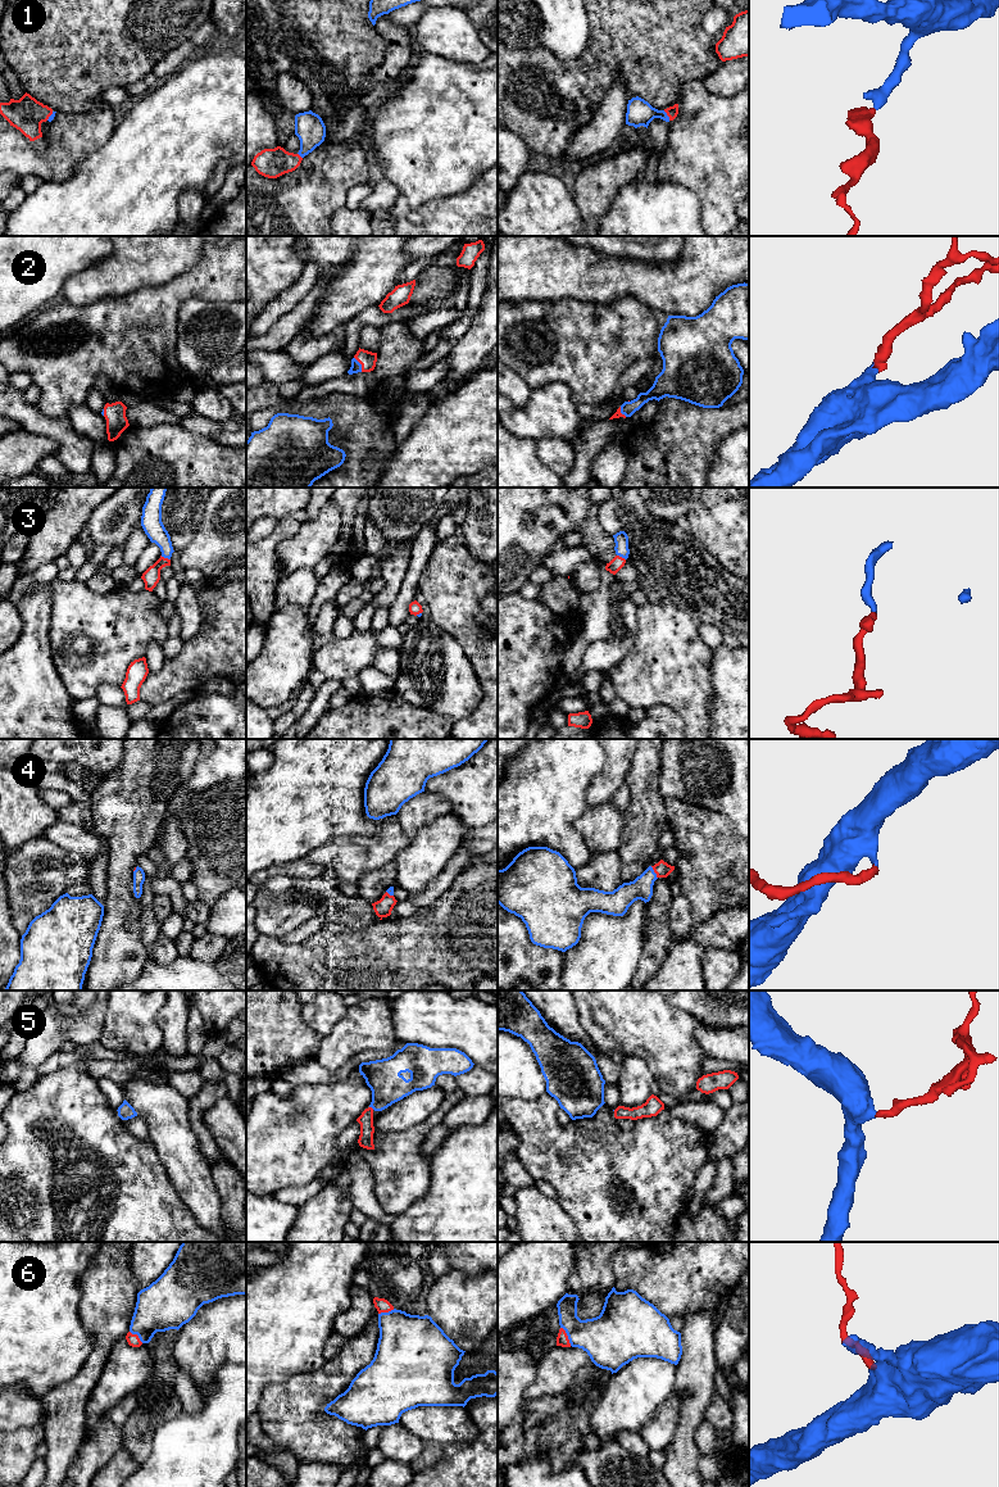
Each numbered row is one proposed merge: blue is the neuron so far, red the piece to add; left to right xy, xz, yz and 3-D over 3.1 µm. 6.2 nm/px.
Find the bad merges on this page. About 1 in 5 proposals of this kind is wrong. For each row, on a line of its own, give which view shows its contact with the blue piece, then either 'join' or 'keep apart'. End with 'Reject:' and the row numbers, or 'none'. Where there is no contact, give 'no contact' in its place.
1: yz | join
2: xz | join
3: xy | join
4: yz | join
5: xz | join
6: yz | join
Reject: none

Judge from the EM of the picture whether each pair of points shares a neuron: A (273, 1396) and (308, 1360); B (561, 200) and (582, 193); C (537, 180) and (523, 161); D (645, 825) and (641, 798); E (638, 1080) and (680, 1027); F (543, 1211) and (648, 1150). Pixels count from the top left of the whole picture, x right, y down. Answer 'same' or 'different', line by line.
A: different
B: different
C: different
D: same
E: different
F: different

